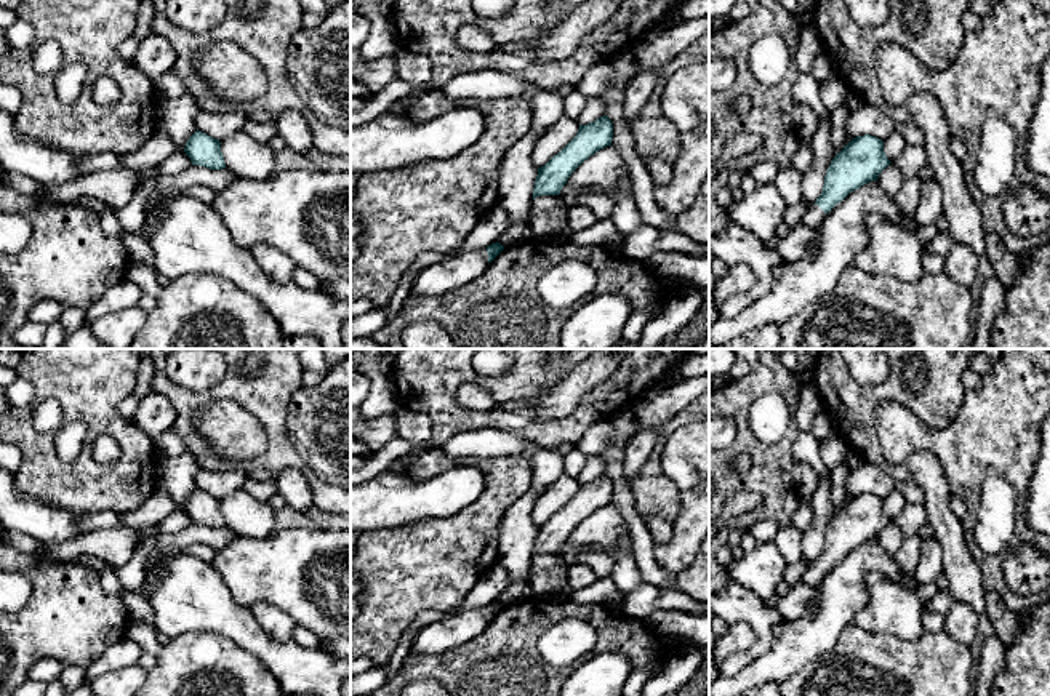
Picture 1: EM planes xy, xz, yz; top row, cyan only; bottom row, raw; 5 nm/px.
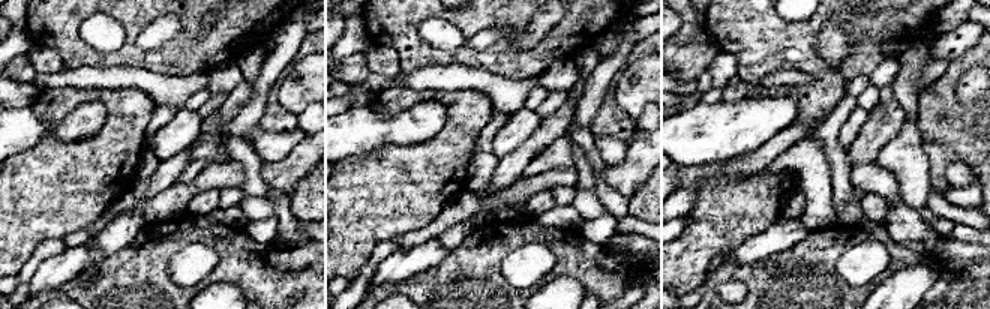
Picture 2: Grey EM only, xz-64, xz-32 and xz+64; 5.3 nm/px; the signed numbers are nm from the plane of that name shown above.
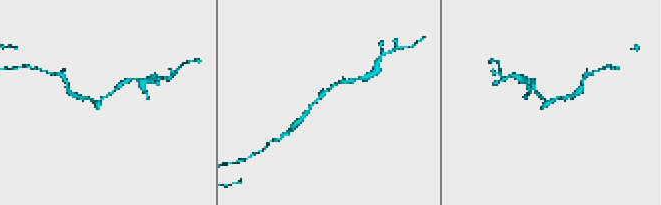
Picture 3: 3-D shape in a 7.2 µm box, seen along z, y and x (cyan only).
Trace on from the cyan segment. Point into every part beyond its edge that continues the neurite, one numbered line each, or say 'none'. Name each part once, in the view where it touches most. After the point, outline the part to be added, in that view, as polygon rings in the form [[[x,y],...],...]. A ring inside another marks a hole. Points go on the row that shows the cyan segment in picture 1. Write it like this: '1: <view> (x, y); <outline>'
1: yz (813, 216); [[[812,203],[804,214],[800,224],[808,227],[818,227],[826,218],[826,213],[815,203]]]

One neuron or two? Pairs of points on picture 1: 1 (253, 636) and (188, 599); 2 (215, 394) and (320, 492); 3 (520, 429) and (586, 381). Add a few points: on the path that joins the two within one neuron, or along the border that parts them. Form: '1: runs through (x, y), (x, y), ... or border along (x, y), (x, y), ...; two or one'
1: runs through (237, 624), (204, 604); one
2: runs through (247, 396), (274, 423), (279, 445), (293, 460); one
3: border along (529, 407), (538, 418), (562, 418), (573, 408); two

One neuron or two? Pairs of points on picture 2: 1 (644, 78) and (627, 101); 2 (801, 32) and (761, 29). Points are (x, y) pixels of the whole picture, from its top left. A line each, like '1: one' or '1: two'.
1: one
2: one

